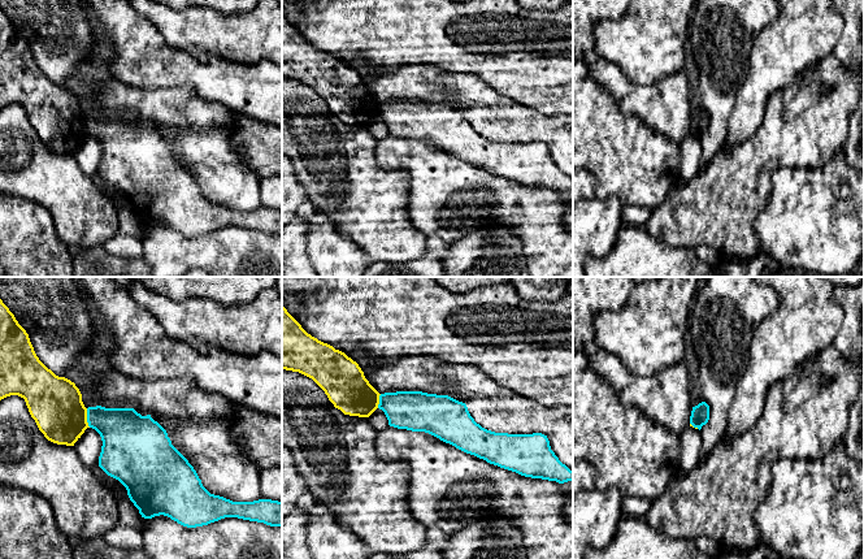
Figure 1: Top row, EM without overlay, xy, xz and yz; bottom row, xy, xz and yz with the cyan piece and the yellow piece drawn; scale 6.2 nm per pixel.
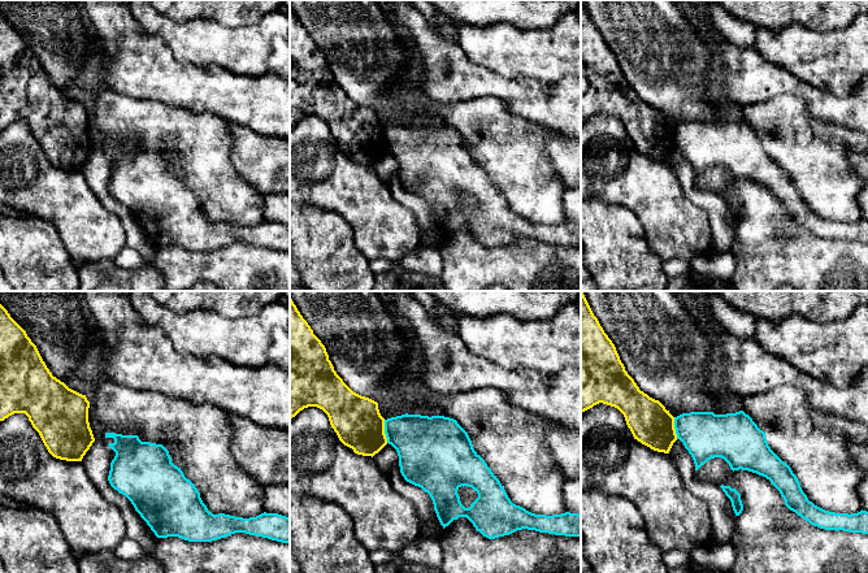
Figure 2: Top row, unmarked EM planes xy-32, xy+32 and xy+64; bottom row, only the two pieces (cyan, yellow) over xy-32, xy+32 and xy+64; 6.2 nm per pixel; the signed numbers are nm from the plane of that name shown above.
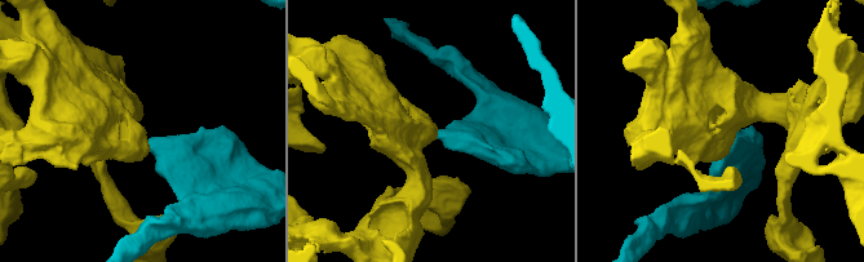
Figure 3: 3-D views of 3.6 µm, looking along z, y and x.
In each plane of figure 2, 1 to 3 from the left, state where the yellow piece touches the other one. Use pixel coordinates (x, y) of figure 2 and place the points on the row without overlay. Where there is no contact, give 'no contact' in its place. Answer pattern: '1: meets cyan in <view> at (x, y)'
1: no contact
2: meets cyan in xy+32 at (385, 140)
3: meets cyan in xy+64 at (675, 137)

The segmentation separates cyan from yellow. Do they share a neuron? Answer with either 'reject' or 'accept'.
reject

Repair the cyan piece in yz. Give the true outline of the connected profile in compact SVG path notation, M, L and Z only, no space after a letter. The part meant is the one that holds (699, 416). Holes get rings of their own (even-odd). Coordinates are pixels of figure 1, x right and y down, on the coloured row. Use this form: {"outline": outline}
{"outline": "M705 402L699 403L698 406L692 407L690 424L694 428L702 429L709 420L709 406Z"}

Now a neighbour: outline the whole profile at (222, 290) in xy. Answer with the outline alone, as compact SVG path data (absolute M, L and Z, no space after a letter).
M130 277L147 290L170 300L207 298L221 306L251 303L262 290L275 287L278 277Z

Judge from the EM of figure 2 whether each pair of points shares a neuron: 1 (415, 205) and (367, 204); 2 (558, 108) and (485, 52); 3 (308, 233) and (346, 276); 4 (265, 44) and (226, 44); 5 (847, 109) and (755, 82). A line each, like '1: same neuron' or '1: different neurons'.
1: different neurons
2: different neurons
3: same neuron
4: same neuron
5: same neuron

